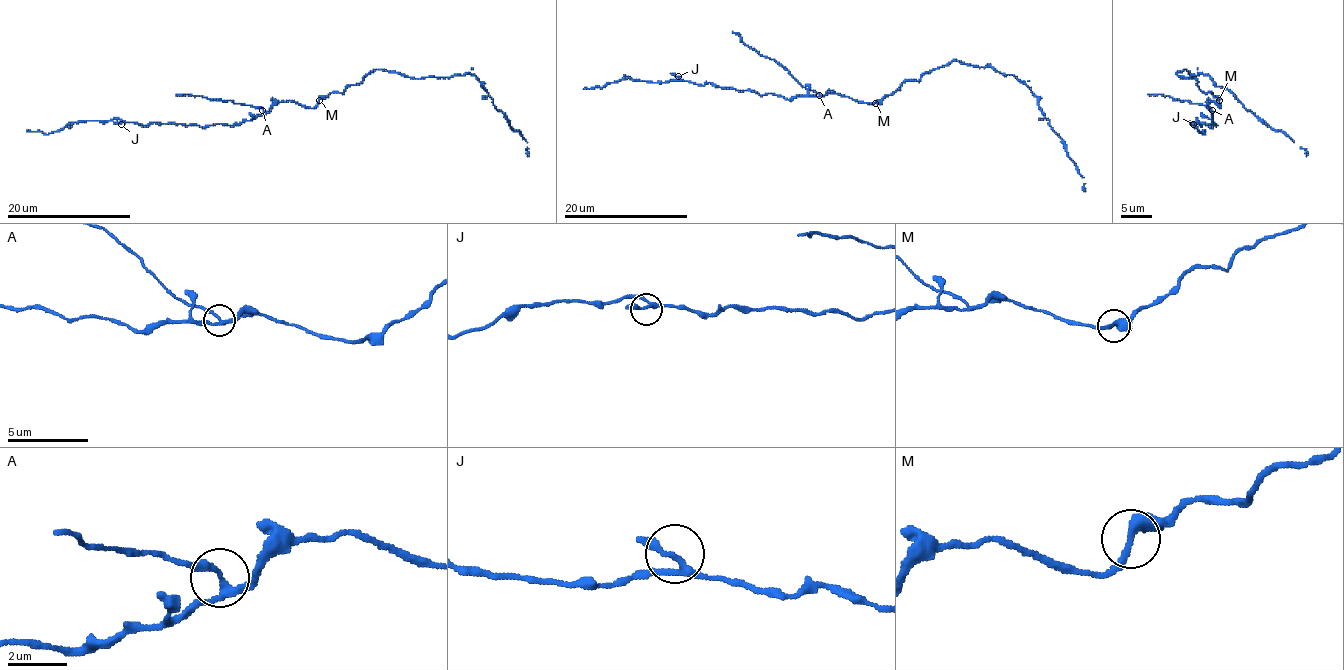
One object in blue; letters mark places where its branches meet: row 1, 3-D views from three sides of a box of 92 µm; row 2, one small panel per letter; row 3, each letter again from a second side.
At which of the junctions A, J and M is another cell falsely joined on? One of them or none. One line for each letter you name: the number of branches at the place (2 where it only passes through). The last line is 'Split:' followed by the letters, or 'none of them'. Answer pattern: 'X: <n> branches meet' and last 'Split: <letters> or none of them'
A: 3 branches meet
Split: A

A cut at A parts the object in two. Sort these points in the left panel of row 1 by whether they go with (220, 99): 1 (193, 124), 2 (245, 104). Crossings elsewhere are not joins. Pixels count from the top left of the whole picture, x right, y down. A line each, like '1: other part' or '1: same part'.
1: other part
2: same part

